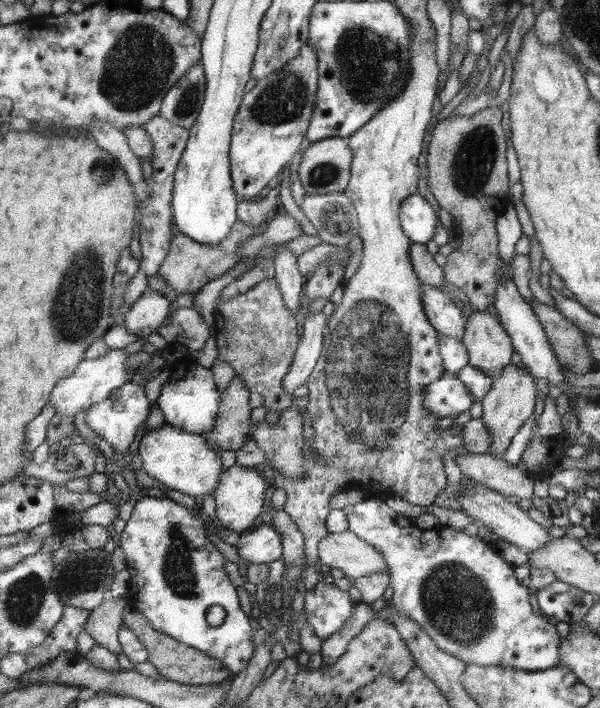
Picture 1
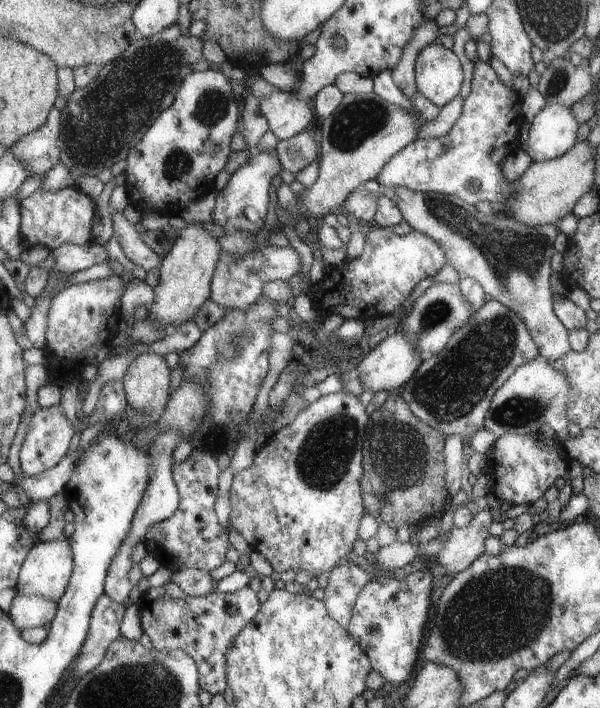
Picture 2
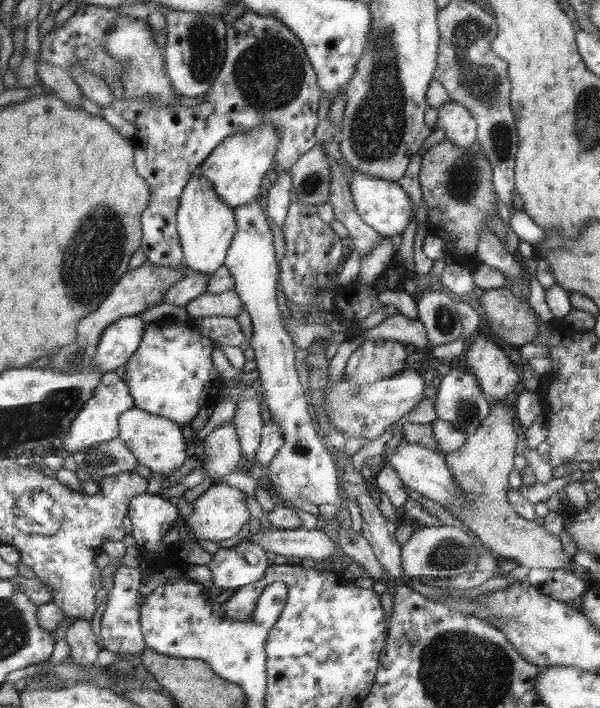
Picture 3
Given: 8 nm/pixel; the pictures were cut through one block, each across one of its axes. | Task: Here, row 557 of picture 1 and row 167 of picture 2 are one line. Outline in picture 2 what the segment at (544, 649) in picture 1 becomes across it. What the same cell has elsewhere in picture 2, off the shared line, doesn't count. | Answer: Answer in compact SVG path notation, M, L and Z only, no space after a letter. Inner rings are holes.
M475 61L470 92L462 102L460 115L450 130L441 137L417 138L409 142L385 162L375 178L376 182L385 188L399 186L415 192L443 193L470 205L482 200L489 203L501 202L511 194L511 182L504 178L501 180L501 160L505 158L505 154L509 156L505 146L517 144L517 132L521 124L521 98L517 98L517 92L512 86L507 88L499 84L488 63Z

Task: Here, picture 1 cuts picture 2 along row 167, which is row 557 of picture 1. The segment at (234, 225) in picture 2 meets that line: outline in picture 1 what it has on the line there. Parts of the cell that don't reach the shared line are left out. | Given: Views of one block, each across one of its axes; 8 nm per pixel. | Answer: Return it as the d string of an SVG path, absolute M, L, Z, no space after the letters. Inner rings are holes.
M258 524L251 531L241 534L234 544L243 564L269 564L282 554L282 538L273 525Z

